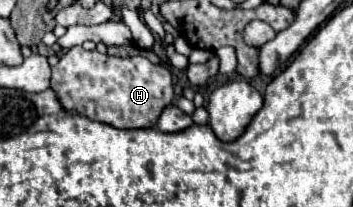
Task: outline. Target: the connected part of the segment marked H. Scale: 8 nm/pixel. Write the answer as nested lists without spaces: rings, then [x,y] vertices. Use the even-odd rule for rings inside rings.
[[[72,47],[52,67],[52,91],[64,111],[84,115],[92,121],[108,123],[116,129],[150,129],[164,107],[174,101],[172,75],[166,67],[150,63],[146,57],[110,57],[98,51]]]

